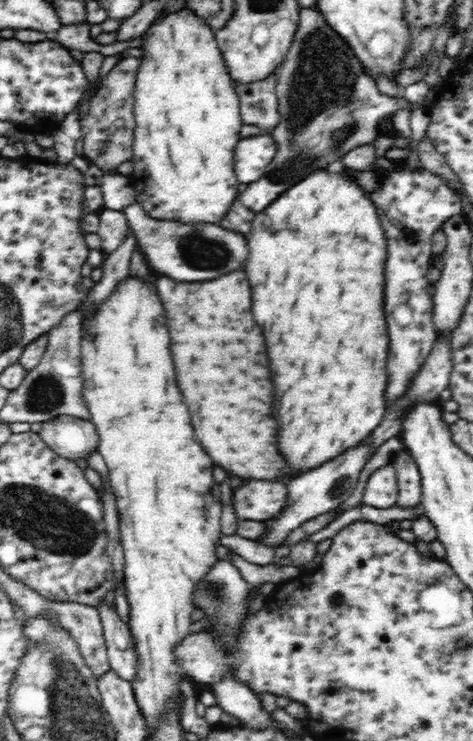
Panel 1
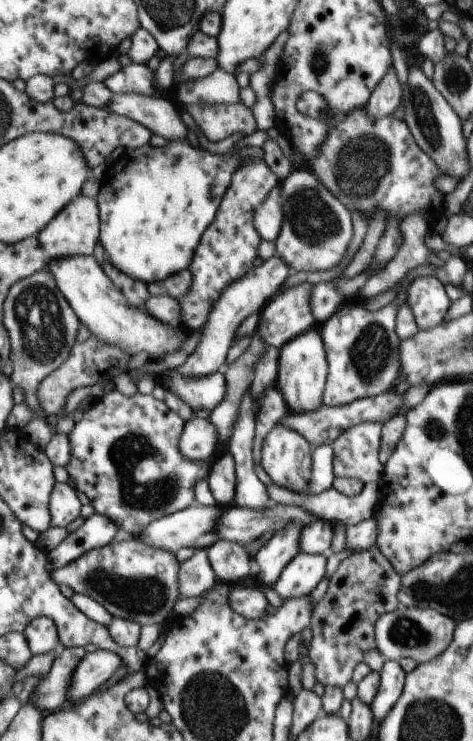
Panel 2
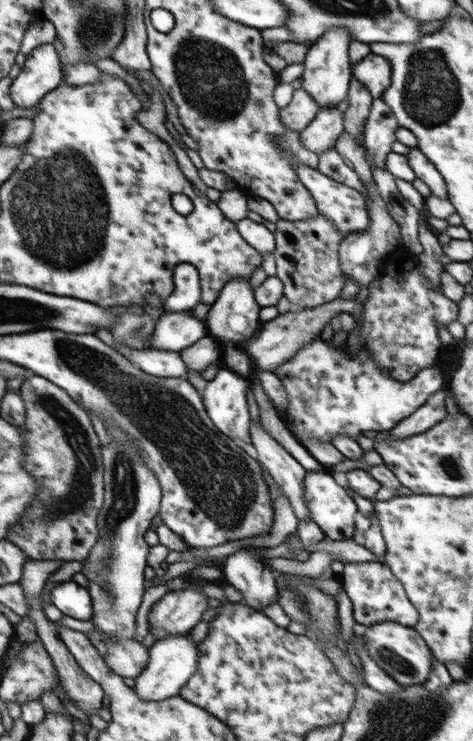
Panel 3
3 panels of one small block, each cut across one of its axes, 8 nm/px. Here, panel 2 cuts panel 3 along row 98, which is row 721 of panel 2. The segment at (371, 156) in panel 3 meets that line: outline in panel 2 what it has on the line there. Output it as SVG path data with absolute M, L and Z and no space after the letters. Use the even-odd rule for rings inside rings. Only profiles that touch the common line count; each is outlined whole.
M388 660L379 673L379 687L372 704L369 705L373 720L381 724L402 694L406 673L398 661Z

